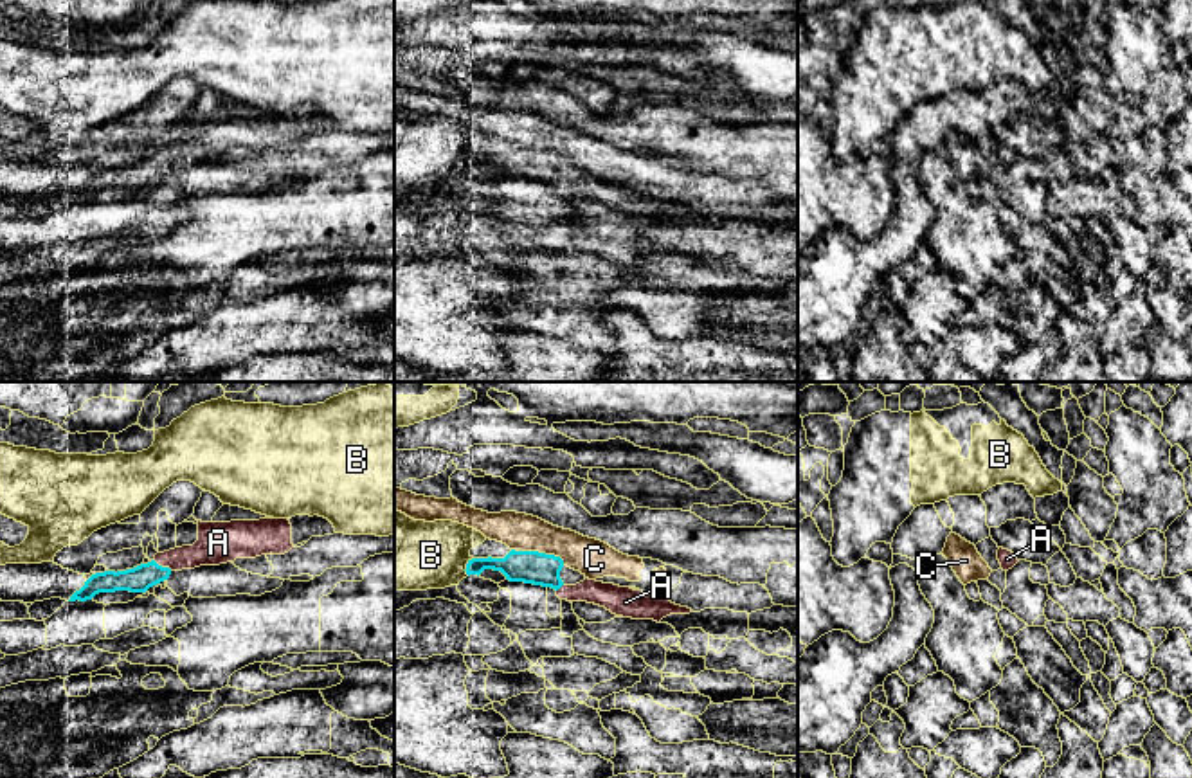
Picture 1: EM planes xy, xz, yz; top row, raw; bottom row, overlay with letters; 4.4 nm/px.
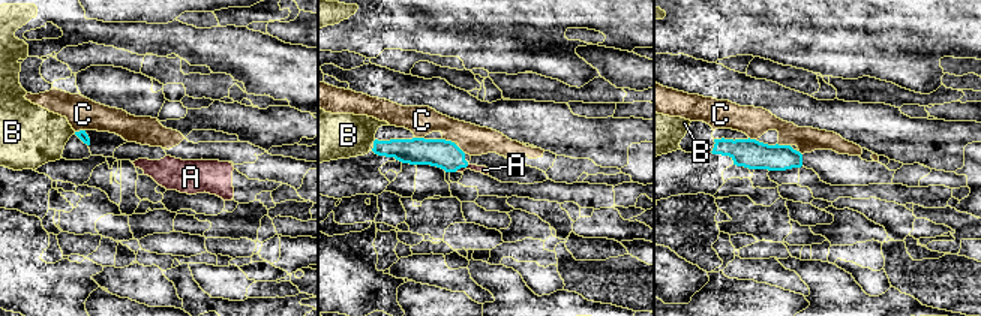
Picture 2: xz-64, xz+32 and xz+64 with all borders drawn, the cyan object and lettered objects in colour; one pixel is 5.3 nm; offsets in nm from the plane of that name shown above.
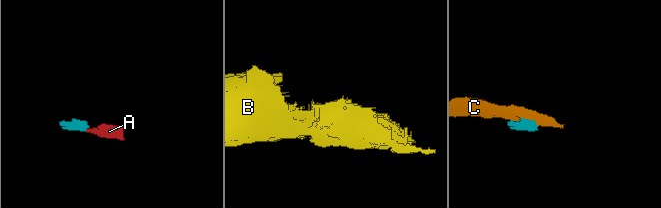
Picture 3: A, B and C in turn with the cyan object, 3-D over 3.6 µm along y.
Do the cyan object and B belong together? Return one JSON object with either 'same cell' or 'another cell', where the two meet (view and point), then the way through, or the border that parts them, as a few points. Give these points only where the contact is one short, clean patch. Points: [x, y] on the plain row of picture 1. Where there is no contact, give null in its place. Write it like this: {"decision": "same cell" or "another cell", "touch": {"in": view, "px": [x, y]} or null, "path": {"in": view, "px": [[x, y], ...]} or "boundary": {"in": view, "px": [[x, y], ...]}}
{"decision": "another cell", "touch": {"in": "xz", "px": [467, 162]}}

